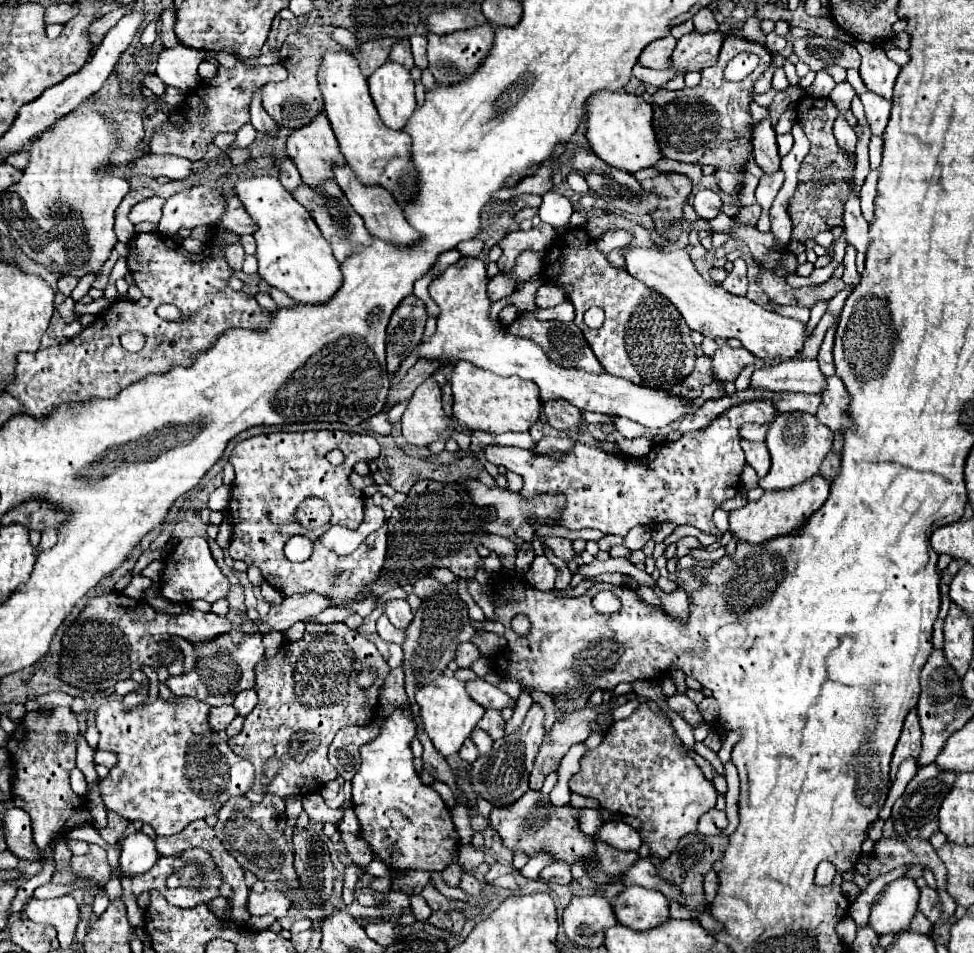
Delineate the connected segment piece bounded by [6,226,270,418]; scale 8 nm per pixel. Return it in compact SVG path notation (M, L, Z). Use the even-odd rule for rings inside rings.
M214 226L212 236L206 242L206 250L200 252L200 256L188 256L180 244L176 244L172 238L158 234L158 232L142 232L136 234L128 246L130 254L127 257L129 271L133 280L141 290L144 297L150 299L146 308L138 306L132 300L118 300L114 302L106 312L96 316L96 322L88 328L84 328L76 338L72 338L68 344L58 344L46 349L39 349L38 354L18 354L16 364L16 378L12 384L8 384L6 392L10 392L14 398L18 398L34 418L44 418L48 412L52 414L60 404L72 404L72 402L86 402L92 398L116 398L120 390L128 388L130 384L146 378L148 374L166 374L174 366L192 366L198 358L198 354L206 352L206 348L212 348L214 342L230 328L246 328L246 330L266 330L270 326L270 314L254 300L254 296L248 296L244 292L236 292L228 286L228 280L232 276L232 270L228 268L228 262L224 258L222 246L238 242L240 236ZM164 302L170 302L178 306L178 310L184 314L184 320L166 322L160 320L156 314L156 308ZM126 332L140 332L146 336L146 344L140 352L130 354L122 348L120 336Z

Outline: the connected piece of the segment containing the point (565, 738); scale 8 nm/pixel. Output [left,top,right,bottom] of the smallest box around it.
[530,702,612,790]

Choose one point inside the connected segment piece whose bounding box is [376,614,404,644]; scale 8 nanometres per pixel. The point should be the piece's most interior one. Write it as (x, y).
(387, 632)

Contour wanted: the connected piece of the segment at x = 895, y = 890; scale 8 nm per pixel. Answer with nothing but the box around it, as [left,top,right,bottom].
[870,878,920,936]

